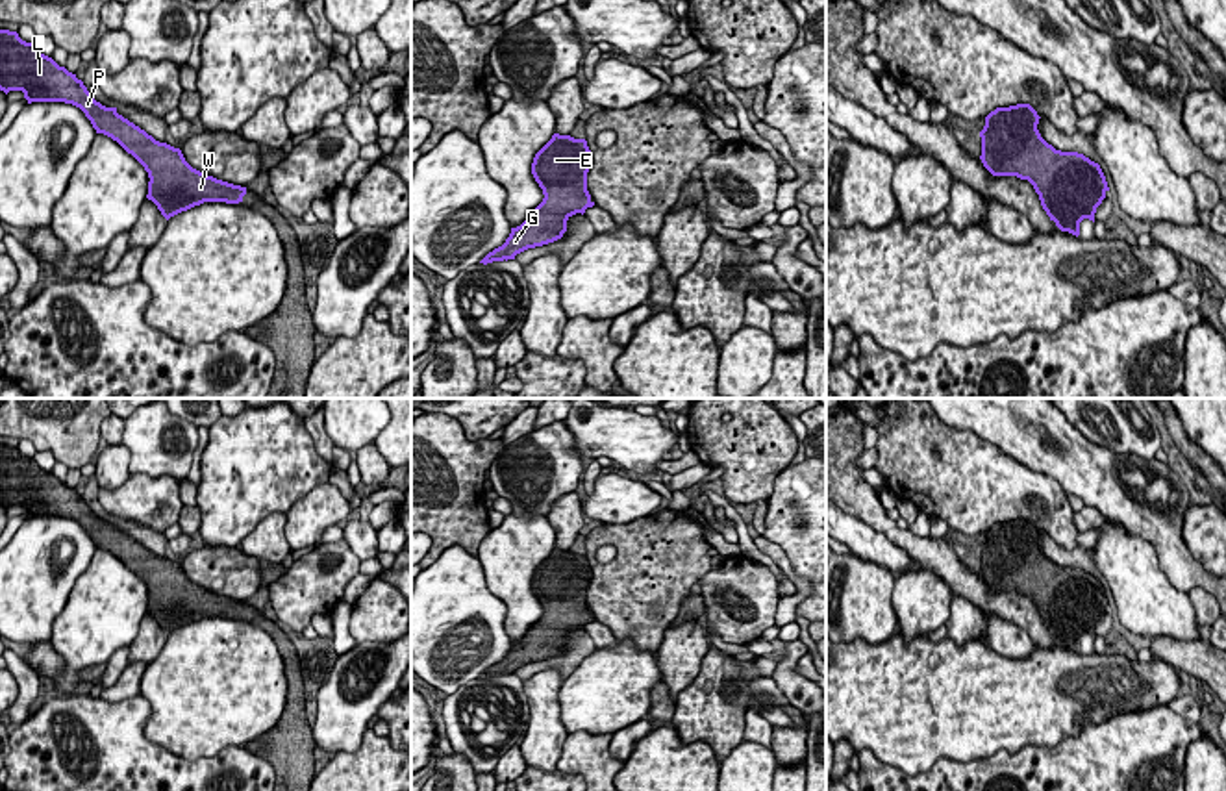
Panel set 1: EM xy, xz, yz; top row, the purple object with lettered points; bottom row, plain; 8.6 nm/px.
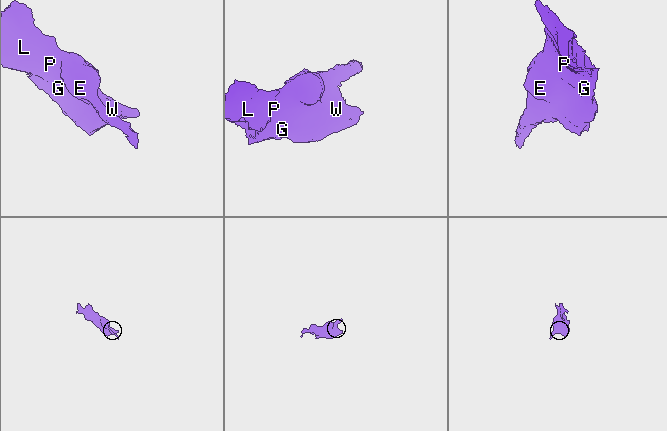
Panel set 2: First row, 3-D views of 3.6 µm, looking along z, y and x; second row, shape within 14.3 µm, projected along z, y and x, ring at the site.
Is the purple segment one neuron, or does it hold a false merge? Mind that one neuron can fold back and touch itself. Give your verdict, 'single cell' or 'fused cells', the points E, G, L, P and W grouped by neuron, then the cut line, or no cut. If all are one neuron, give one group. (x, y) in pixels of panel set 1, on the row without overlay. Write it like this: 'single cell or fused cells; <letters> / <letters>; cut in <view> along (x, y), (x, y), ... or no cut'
single cell; E G L P W; no cut

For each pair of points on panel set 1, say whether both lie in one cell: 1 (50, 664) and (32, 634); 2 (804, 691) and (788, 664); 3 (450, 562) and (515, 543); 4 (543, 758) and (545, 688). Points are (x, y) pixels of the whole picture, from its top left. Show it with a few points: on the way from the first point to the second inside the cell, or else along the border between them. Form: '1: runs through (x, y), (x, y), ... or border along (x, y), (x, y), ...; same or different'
1: border along (49, 638), (32, 645); different
2: runs through (797, 684), (788, 671); same
3: border along (476, 558), (486, 586), (499, 597); different
4: runs through (543, 741), (545, 704); same

